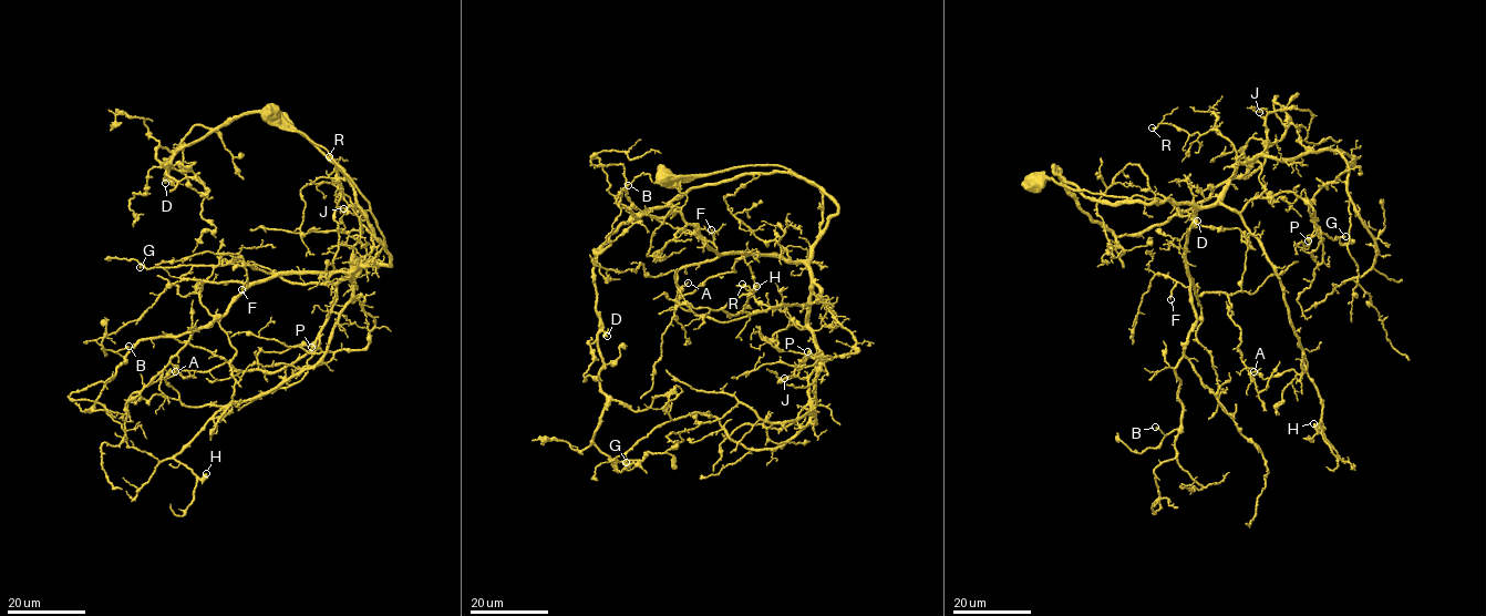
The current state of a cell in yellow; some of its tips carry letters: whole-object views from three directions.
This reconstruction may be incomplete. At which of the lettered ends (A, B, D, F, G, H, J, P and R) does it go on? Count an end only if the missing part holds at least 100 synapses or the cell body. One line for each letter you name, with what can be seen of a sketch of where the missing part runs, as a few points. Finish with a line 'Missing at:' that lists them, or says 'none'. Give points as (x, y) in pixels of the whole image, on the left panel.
Missing at: none

